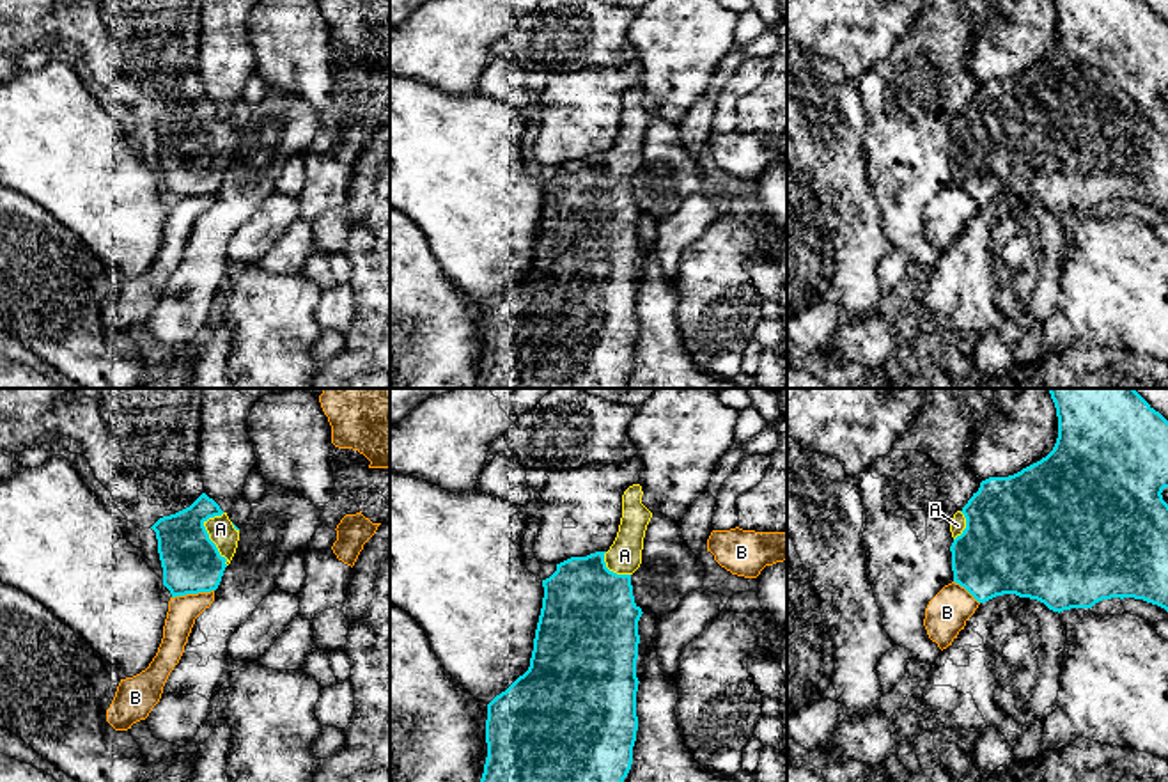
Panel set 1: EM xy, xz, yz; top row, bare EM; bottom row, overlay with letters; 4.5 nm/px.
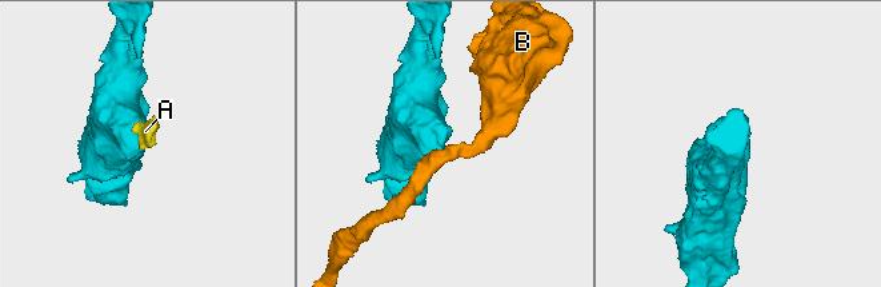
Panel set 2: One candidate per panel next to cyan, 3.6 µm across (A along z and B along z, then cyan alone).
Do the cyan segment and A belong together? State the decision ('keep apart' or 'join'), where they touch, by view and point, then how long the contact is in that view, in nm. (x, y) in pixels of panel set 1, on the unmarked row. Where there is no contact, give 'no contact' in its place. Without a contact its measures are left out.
join; meets cyan in xy at (208, 139); contact 240 nm long

